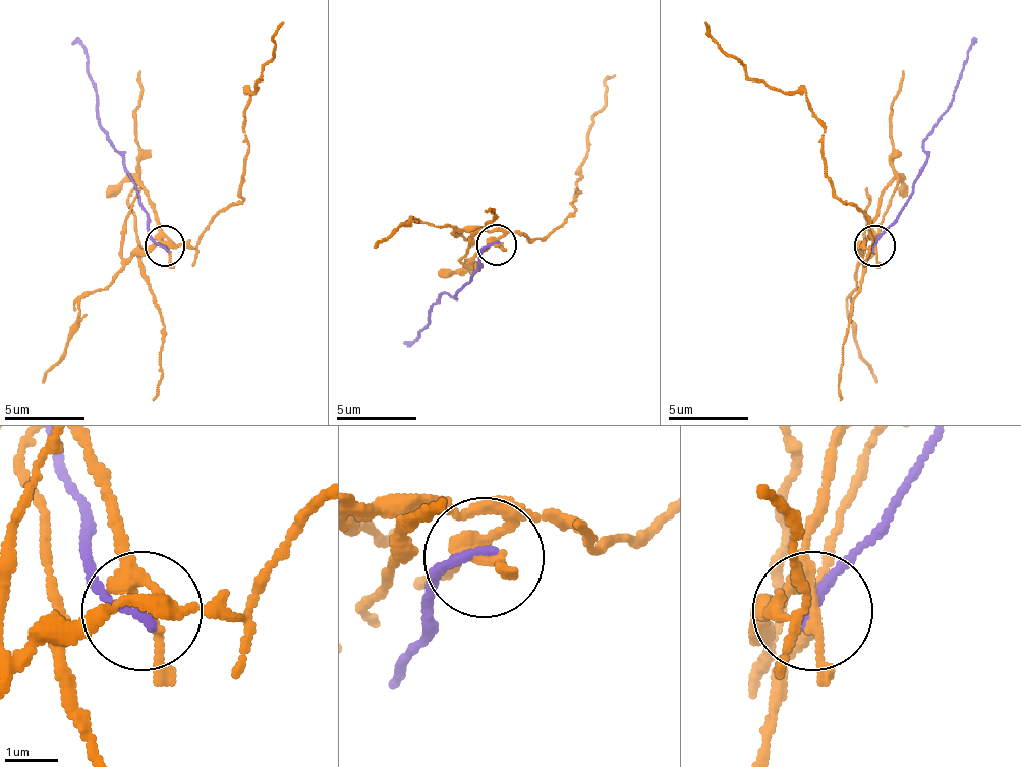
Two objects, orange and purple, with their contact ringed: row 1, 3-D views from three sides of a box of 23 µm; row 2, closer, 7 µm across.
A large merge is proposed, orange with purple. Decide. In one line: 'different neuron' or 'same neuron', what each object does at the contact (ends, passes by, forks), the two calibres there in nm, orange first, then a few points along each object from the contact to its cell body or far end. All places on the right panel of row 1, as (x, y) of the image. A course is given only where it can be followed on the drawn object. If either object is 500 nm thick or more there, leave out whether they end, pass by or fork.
different neuron | orange forks | purple ends | 220/160 nm | orange via (873, 247), (861, 242), (873, 242), (869, 222), (838, 199), (826, 121), (801, 94), (745, 73), (704, 21) | purple via (873, 247), (914, 190), (926, 154), (922, 138), (950, 106), (966, 49), (974, 37)

